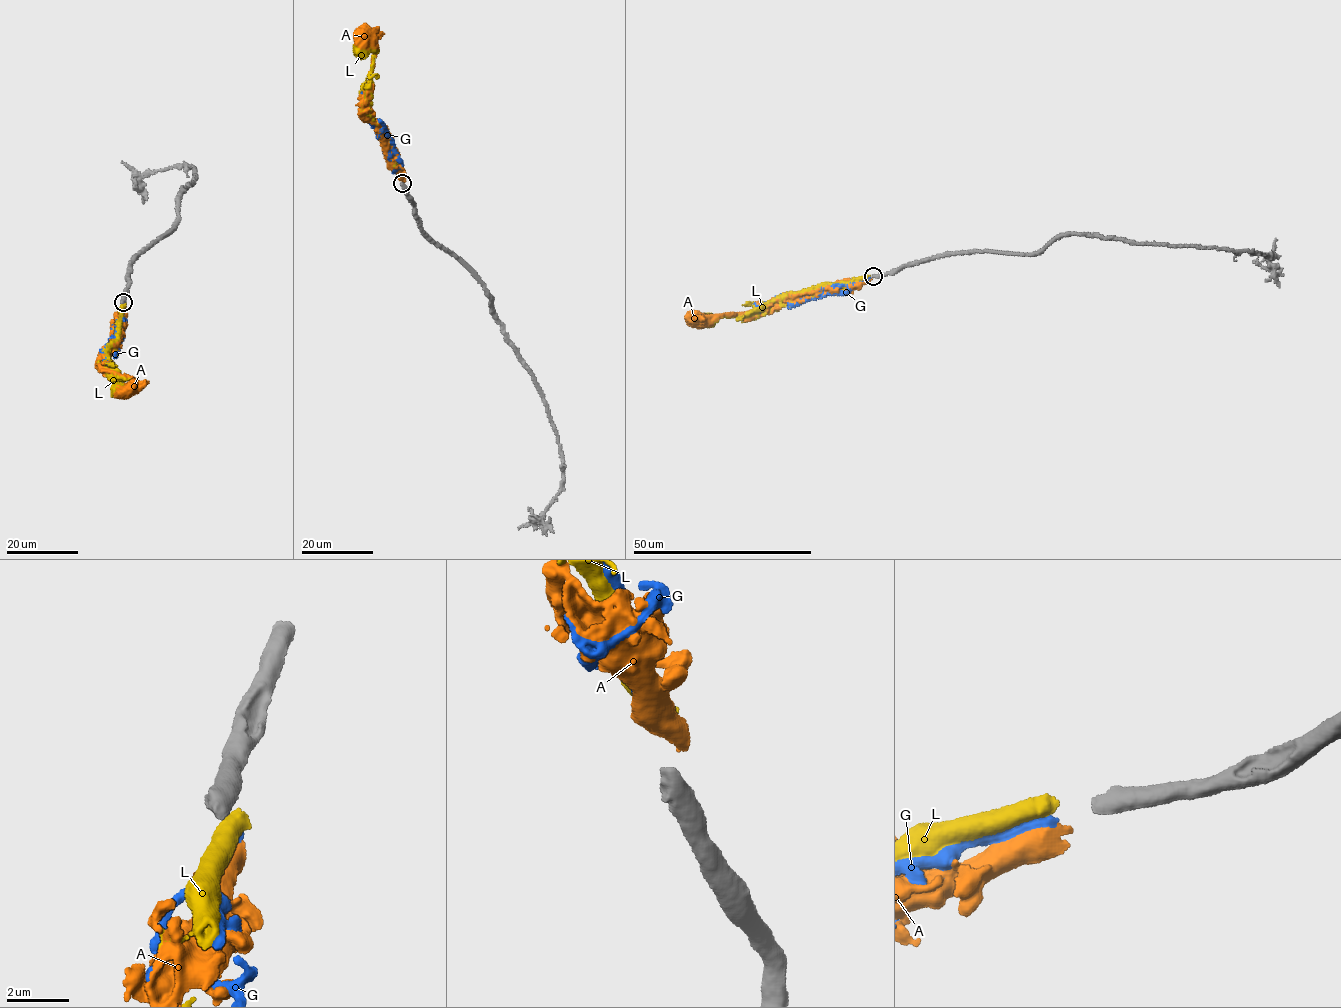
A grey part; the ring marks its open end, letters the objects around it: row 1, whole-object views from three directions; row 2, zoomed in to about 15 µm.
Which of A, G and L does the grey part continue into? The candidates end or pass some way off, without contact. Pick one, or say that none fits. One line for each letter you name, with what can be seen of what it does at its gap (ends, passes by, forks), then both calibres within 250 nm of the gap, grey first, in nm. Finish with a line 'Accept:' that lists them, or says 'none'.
L: it ends there; 550 nm thick on the grey side, 480 nm on the other
Accept: L

